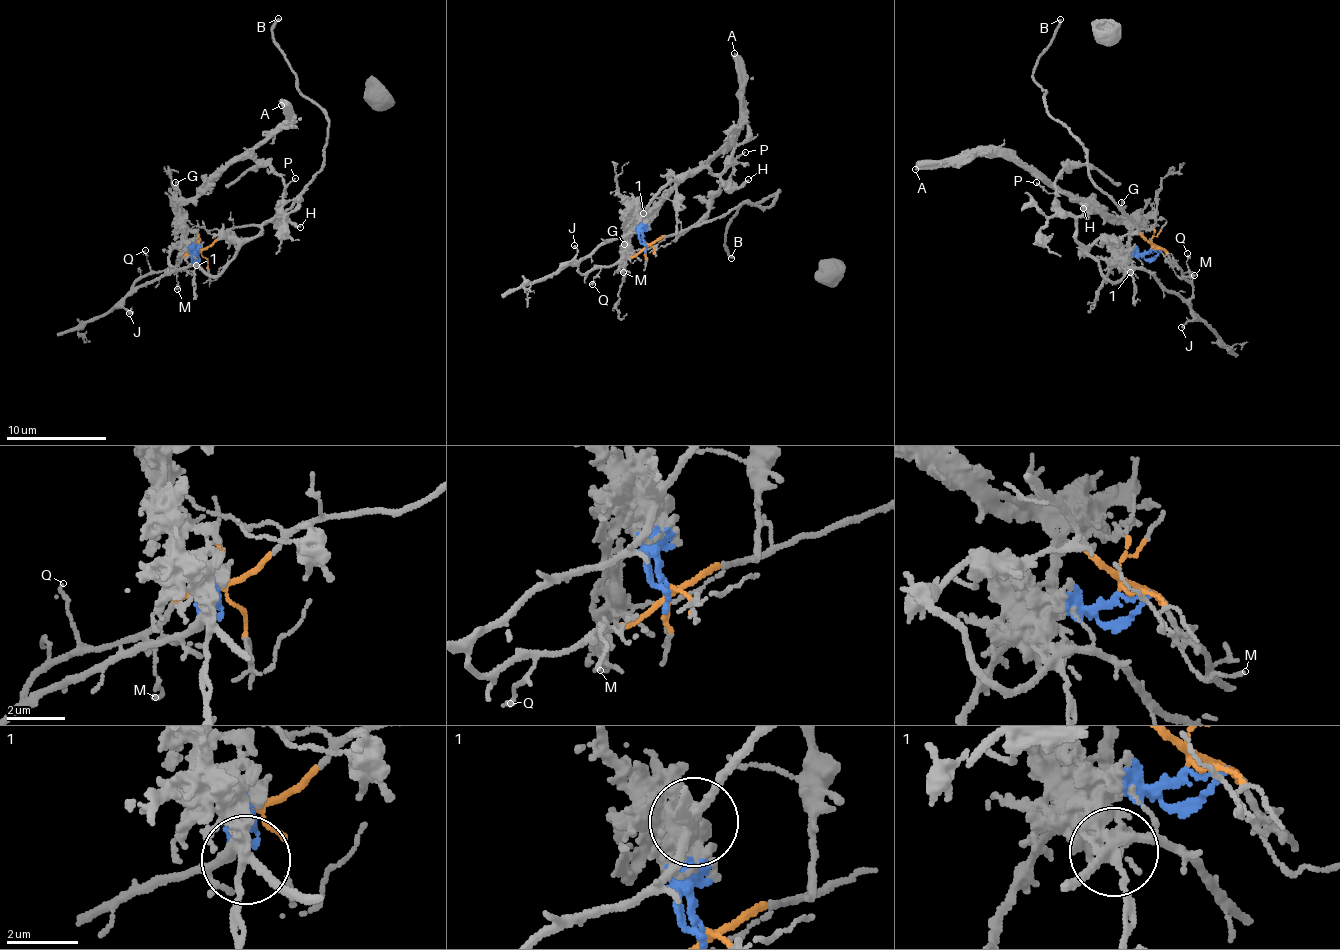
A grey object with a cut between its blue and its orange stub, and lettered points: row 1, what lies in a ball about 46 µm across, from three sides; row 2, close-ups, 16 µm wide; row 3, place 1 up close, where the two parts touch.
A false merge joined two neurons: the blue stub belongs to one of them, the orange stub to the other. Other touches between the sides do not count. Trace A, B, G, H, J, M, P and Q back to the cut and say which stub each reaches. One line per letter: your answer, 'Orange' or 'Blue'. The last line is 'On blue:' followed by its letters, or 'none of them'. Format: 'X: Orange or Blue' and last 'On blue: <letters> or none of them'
A: Blue
B: Orange
G: Blue
H: Orange
J: Orange
M: Orange
P: Orange
Q: Orange
On blue: A, G

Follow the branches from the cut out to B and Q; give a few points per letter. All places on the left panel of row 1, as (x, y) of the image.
B: (200, 251), (228, 230), (267, 223), (287, 210), (322, 167), (329, 117), (301, 91), (271, 30), (279, 17)
Q: (200, 251), (186, 255), (176, 265), (156, 272), (151, 270), (146, 249)

